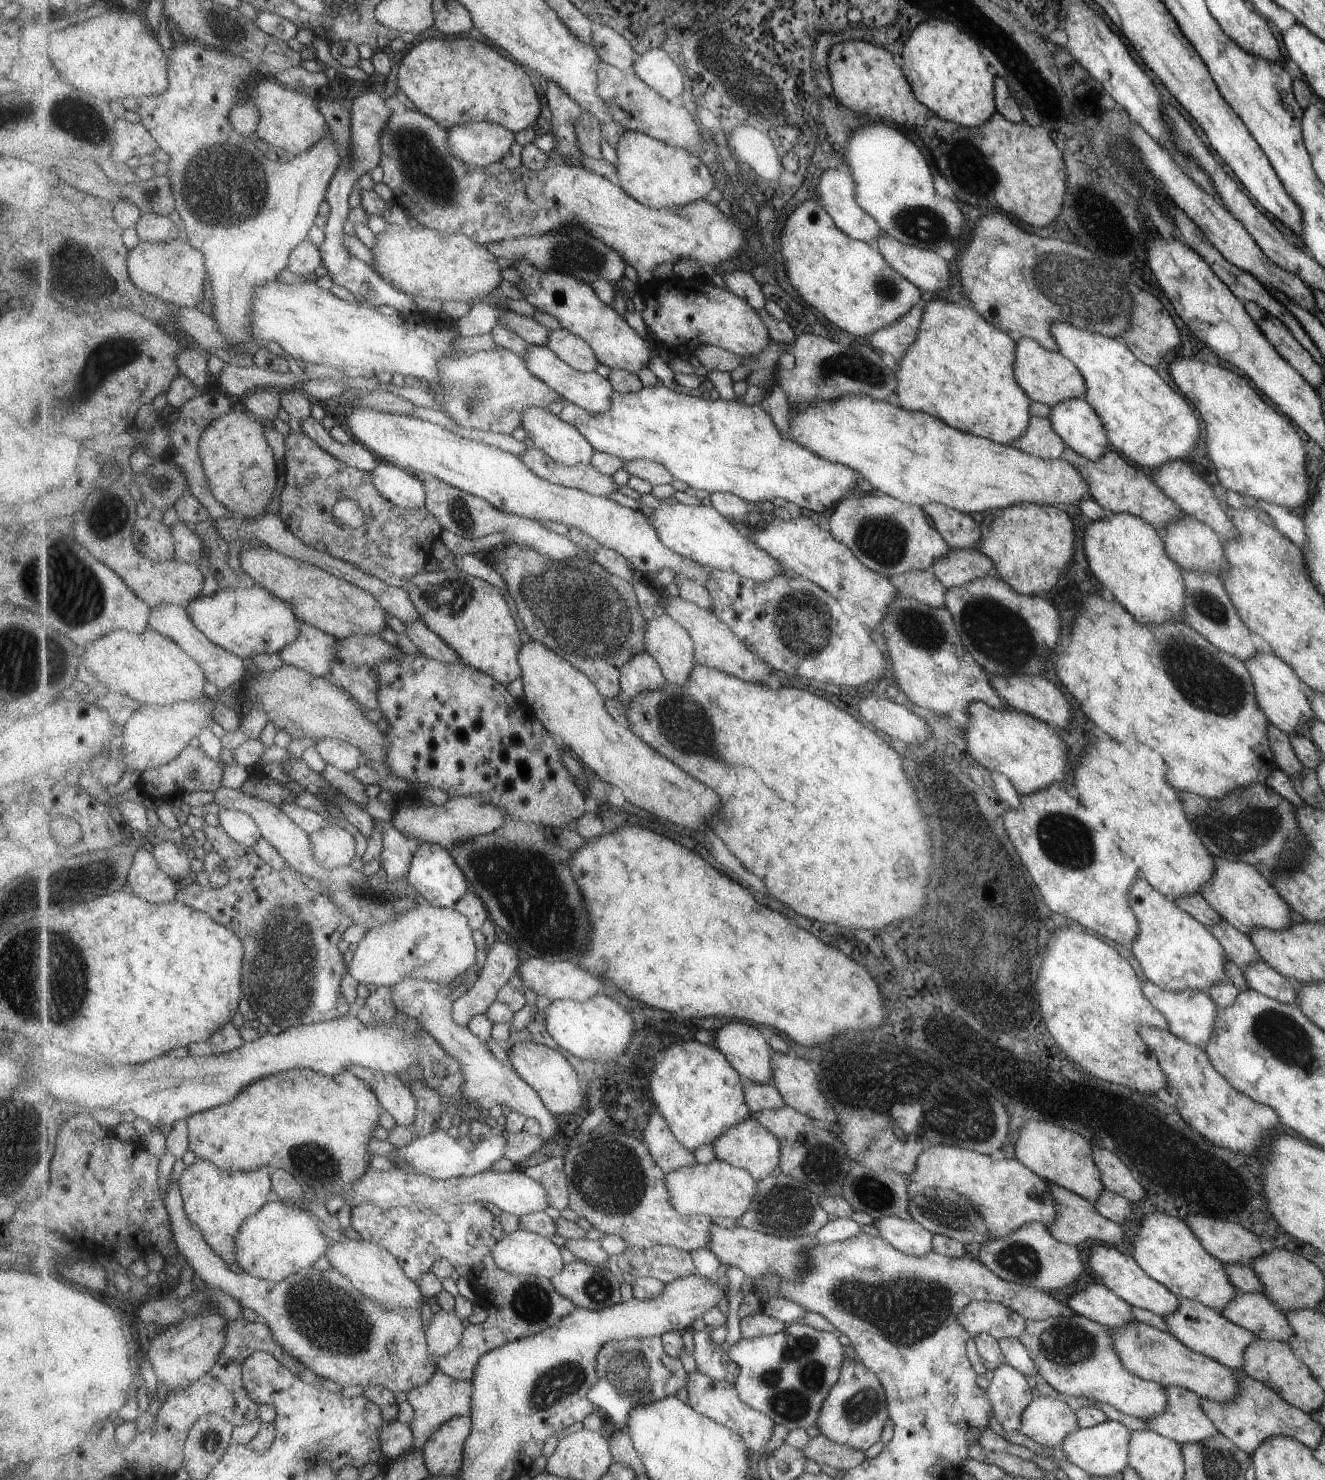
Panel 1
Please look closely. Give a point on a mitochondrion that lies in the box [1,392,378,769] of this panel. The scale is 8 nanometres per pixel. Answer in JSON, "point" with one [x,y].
{"point":[64,582]}

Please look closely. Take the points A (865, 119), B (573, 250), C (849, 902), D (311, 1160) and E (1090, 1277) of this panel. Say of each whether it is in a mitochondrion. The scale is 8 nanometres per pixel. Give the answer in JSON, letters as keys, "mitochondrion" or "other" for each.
{"A":"other","B":"mitochondrion","C":"other","D":"mitochondrion","E":"other"}

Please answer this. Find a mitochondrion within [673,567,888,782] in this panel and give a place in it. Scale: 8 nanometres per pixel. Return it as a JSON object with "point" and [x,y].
{"point":[806,621]}

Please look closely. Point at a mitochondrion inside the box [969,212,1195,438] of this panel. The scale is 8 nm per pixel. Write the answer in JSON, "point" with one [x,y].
{"point":[1059,277]}

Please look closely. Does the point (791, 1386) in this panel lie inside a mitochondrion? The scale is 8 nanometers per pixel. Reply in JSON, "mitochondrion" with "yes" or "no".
{"mitochondrion":"yes"}

